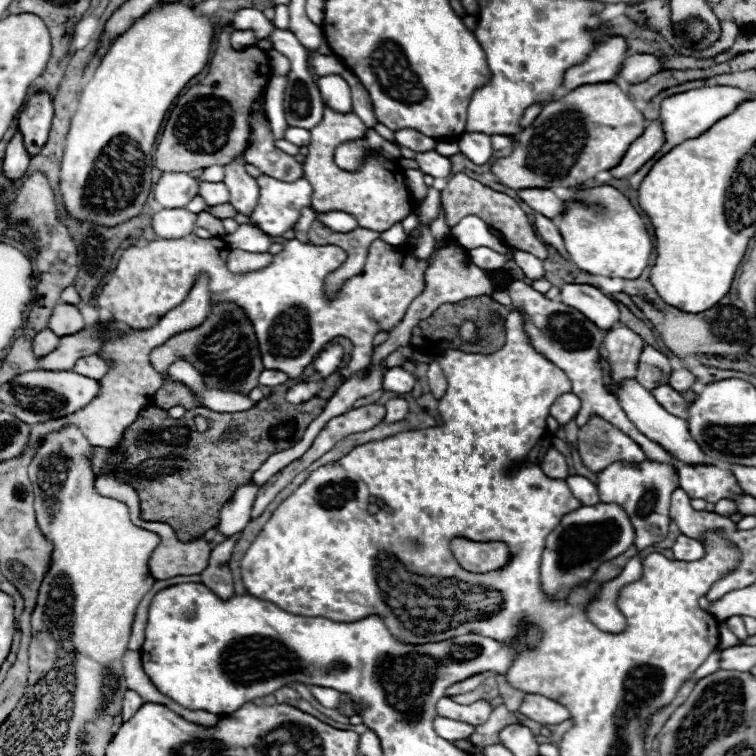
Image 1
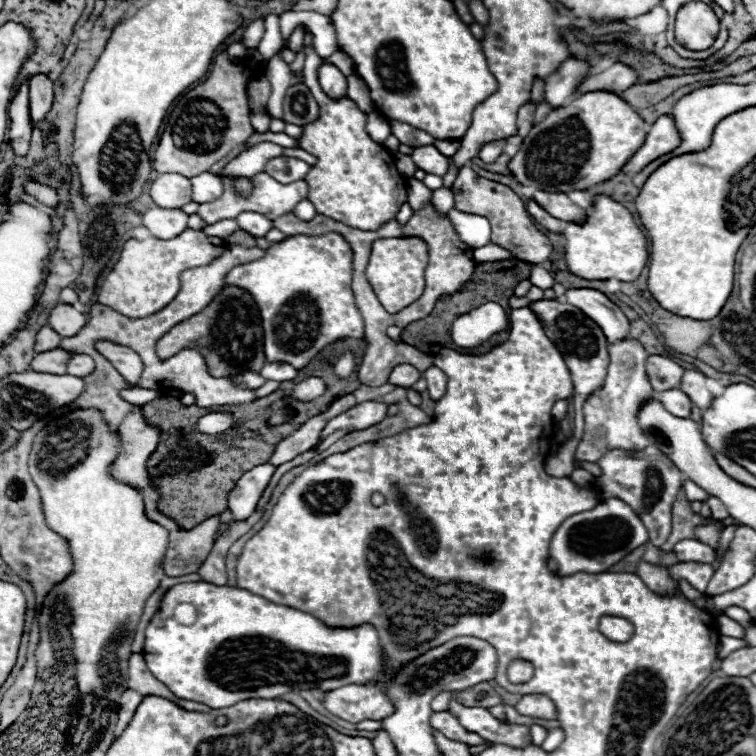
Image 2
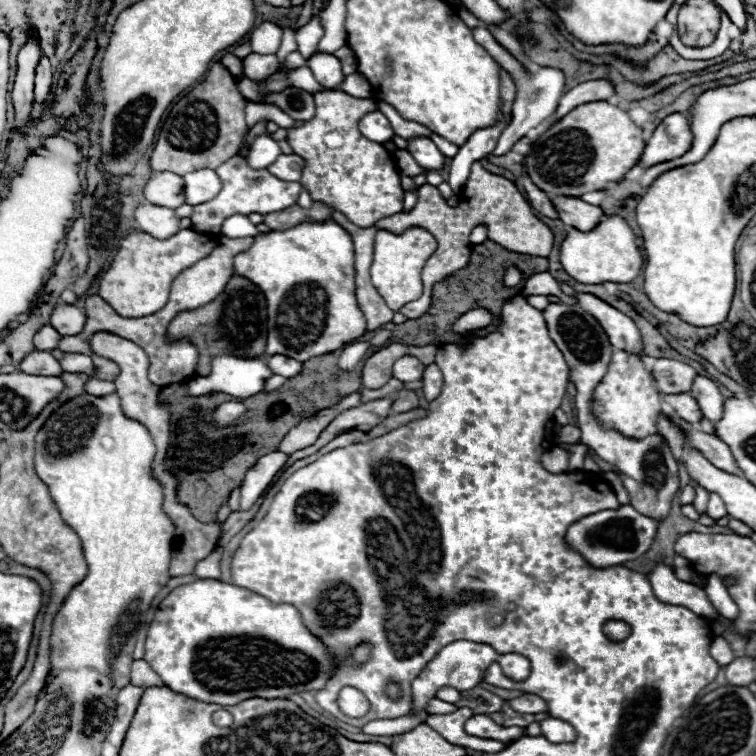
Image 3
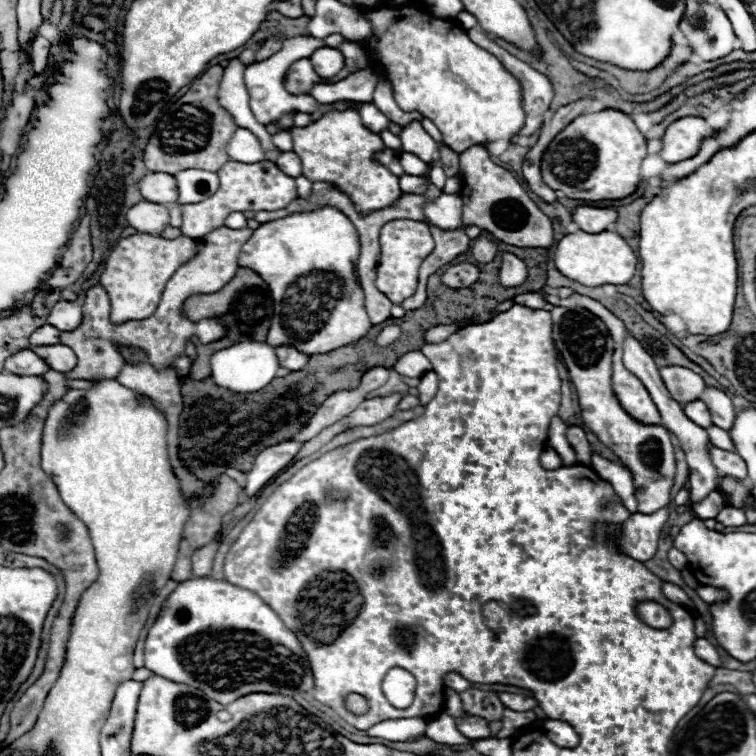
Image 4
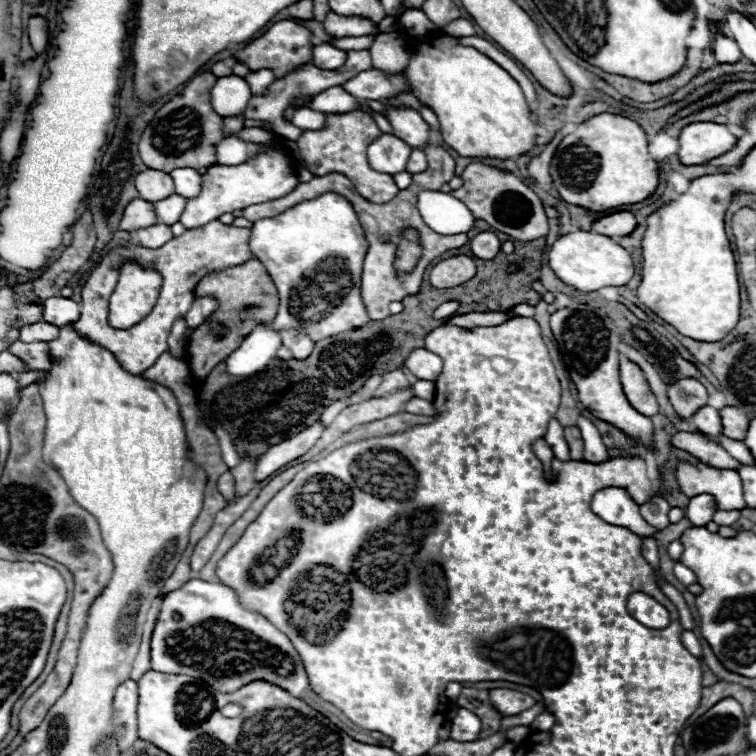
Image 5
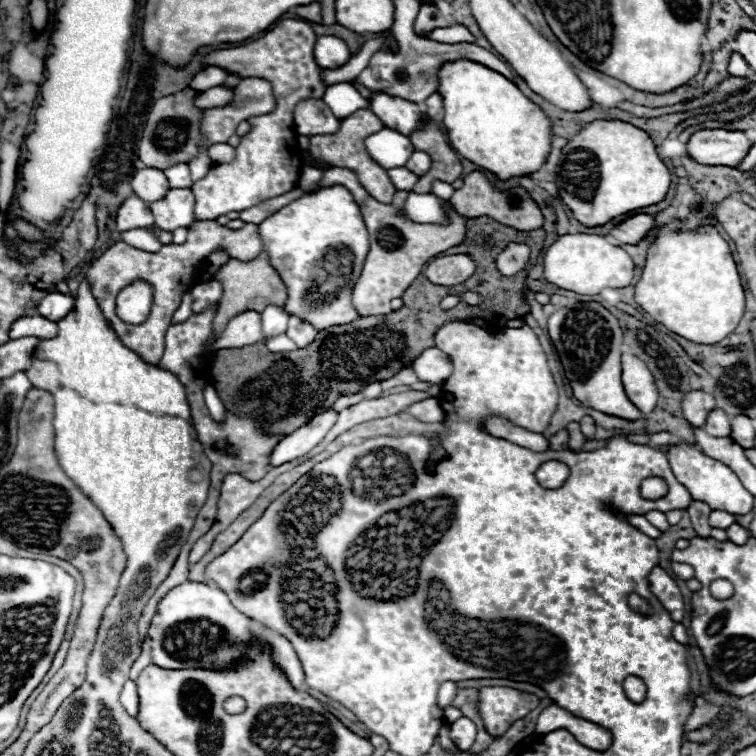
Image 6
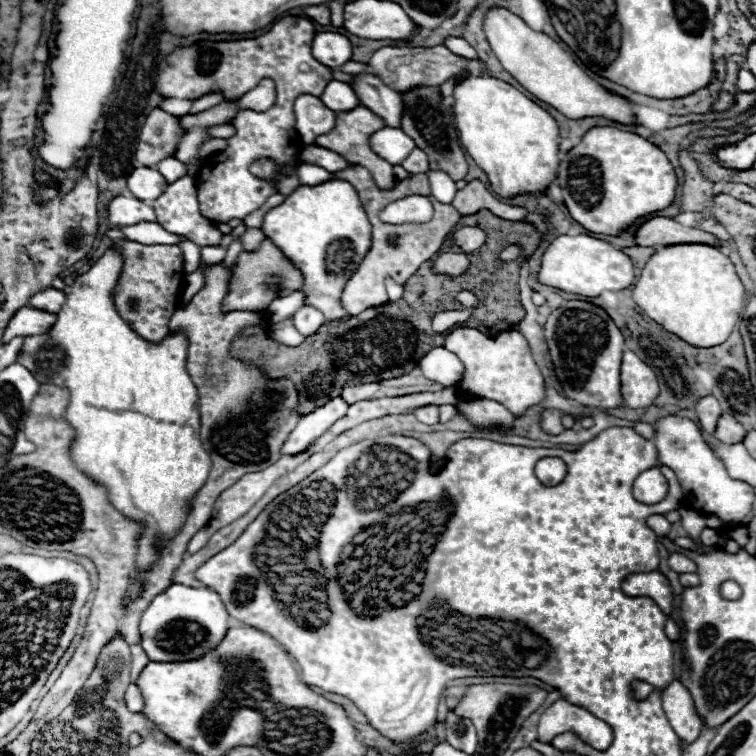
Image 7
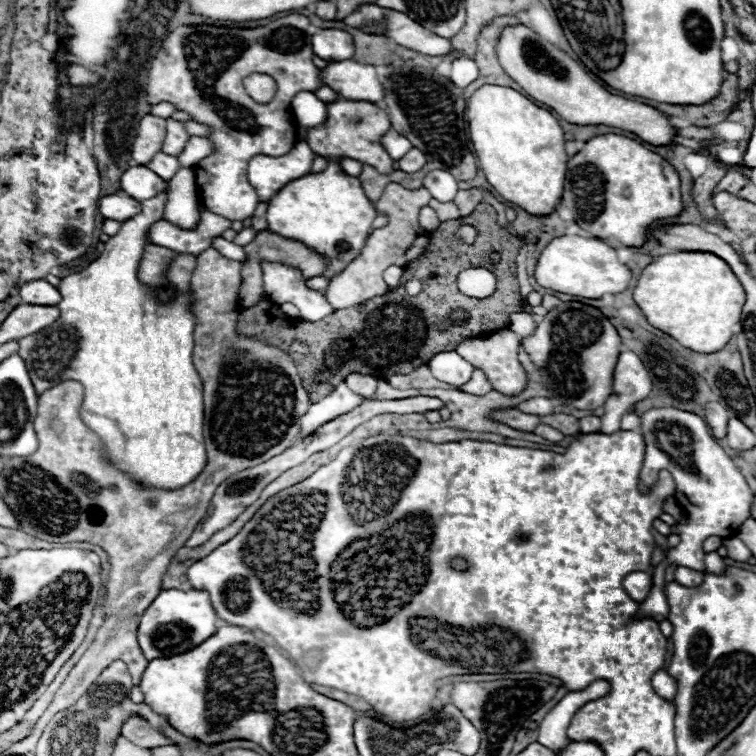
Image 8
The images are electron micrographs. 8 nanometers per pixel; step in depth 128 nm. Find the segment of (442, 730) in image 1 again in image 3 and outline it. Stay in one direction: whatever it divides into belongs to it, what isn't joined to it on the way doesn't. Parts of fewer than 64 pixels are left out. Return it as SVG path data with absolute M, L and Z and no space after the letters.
M458 708L452 714L430 714L426 724L436 730L446 742L462 746L462 748L472 748L478 752L500 752L506 748L504 742L498 740L484 740L476 736L468 736L464 732L464 720L472 718L474 712L470 708Z

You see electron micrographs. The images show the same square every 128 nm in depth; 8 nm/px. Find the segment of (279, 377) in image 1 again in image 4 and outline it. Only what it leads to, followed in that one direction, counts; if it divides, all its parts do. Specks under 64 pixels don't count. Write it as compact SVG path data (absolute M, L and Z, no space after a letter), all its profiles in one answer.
M278 346L276 348L276 354L278 354L278 360L280 364L284 364L288 370L300 370L308 364L308 356L302 354L300 350L292 348L292 346Z

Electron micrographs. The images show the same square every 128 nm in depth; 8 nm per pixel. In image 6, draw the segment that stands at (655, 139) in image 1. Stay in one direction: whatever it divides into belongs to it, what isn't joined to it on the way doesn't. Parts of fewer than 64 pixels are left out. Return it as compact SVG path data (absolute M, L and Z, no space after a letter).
M700 130L690 138L686 150L700 164L736 168L740 158L748 154L750 146L752 142L744 132Z

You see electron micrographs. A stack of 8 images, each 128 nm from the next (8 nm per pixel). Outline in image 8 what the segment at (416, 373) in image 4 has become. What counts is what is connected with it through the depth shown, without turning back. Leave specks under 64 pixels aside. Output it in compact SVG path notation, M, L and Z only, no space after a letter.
M454 350L436 354L436 356L428 362L428 366L430 366L432 374L434 374L438 380L448 382L450 386L456 386L456 388L464 386L464 384L470 380L472 372L474 372L472 364L468 364L468 362L466 362L462 356L458 356Z

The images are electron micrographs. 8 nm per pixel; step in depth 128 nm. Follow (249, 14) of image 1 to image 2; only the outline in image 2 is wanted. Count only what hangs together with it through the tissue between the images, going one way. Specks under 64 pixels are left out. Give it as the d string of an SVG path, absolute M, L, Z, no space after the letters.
M254 20L246 30L244 30L244 36L242 36L242 44L246 48L256 48L260 38L264 34L264 22L262 20Z

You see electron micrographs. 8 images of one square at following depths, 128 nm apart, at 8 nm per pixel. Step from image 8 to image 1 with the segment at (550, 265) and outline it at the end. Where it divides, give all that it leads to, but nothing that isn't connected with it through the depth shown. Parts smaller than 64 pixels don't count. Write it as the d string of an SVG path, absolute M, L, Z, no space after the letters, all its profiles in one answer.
M612 186L580 190L580 200L570 202L564 216L554 218L570 260L584 272L608 278L634 280L648 266L652 238L630 200Z

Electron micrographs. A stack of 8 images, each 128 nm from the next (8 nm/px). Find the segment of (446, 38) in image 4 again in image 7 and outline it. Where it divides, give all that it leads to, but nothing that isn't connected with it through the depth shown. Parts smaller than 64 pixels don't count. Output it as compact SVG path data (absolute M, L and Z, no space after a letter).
M472 76L454 88L452 110L456 116L456 128L458 128L464 150L488 174L490 188L496 194L500 194L502 198L514 198L520 194L540 196L546 192L550 182L556 180L556 172L558 172L558 164L560 164L558 124L544 108L540 108L538 104L528 100L514 86L510 86L498 78L490 78L490 76Z

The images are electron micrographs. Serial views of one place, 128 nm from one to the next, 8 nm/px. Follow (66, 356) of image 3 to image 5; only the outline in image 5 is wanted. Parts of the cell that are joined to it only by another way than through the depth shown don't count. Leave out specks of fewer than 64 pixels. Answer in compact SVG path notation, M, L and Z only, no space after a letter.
M12 342L8 352L20 356L28 370L48 370L50 368L50 354L46 342Z

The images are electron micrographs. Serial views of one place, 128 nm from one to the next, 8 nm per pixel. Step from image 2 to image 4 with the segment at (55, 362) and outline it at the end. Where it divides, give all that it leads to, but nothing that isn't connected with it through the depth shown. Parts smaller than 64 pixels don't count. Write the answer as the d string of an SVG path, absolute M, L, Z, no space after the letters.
M20 350L4 360L4 370L20 372L20 376L42 376L50 368L32 350Z

